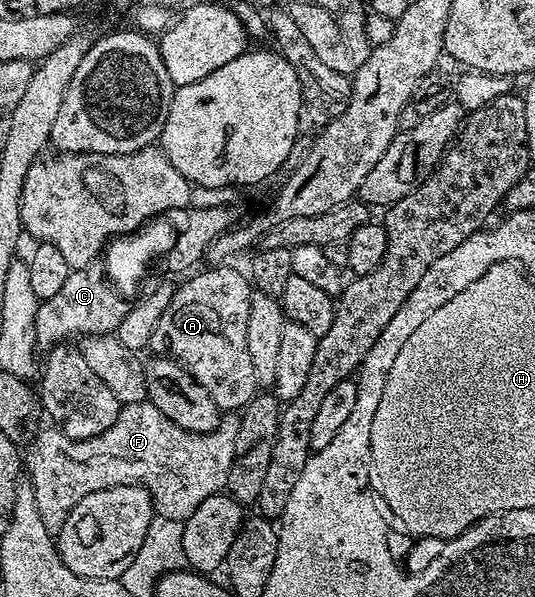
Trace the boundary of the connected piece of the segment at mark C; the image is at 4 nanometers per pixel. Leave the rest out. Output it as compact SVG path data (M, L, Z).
M92 262L71 269L69 279L61 286L58 294L53 298L42 301L37 310L37 341L40 345L54 345L63 342L66 336L82 337L84 334L96 332L114 333L122 324L129 307L126 300L119 292L111 289L107 281L108 269L102 263Z

